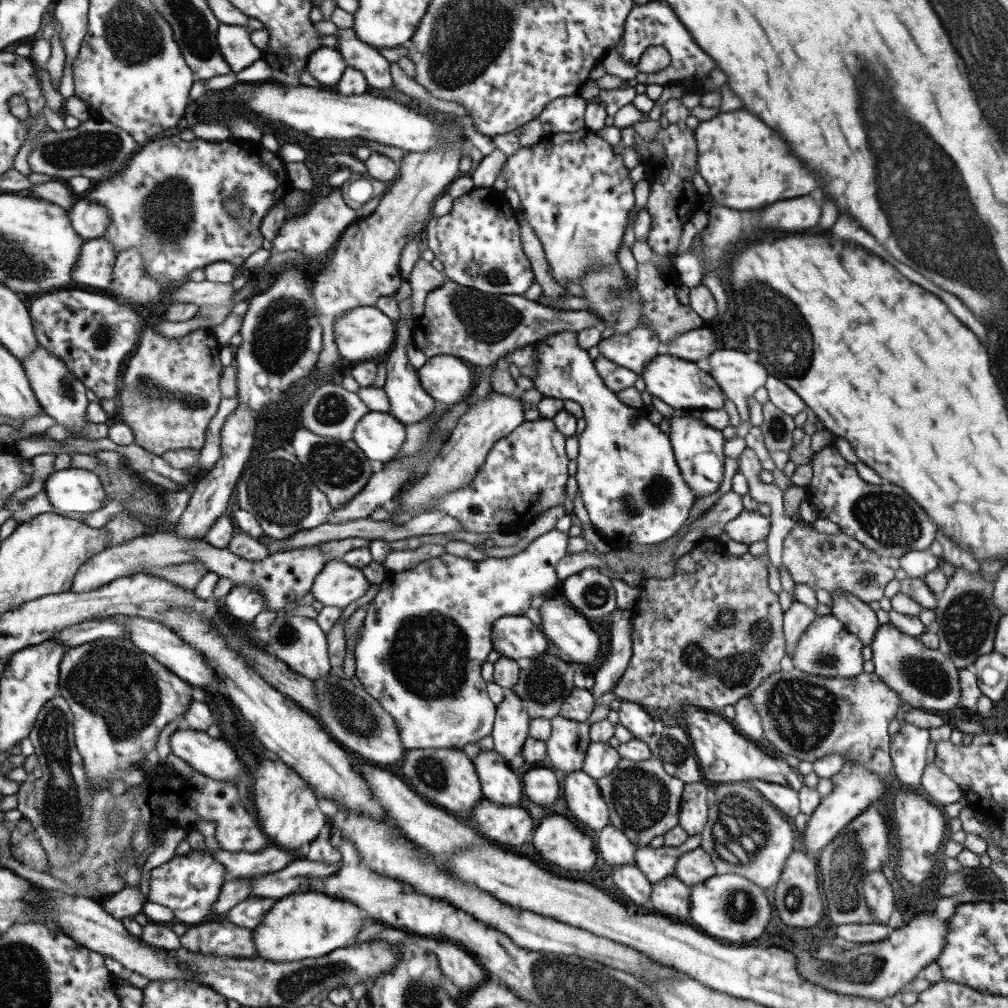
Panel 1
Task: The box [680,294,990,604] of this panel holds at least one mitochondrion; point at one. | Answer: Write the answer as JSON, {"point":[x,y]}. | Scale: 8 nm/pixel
{"point":[888,518]}

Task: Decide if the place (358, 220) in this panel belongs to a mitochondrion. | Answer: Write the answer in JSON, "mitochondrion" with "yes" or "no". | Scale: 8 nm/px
{"mitochondrion":"no"}

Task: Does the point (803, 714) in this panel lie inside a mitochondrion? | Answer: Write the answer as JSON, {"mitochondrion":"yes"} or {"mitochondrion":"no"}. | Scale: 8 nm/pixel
{"mitochondrion":"yes"}

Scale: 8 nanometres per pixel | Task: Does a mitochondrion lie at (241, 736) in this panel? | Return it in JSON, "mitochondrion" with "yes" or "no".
{"mitochondrion":"no"}

